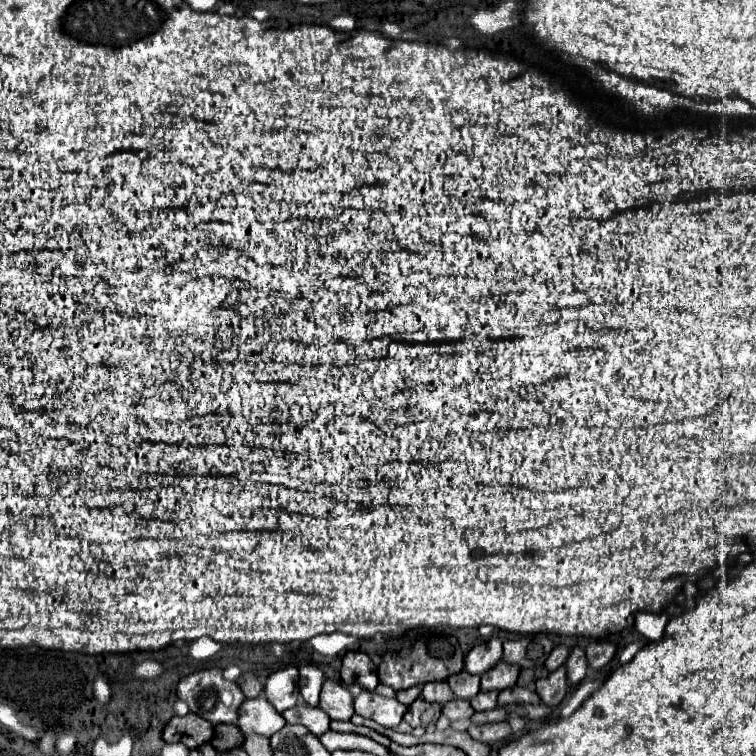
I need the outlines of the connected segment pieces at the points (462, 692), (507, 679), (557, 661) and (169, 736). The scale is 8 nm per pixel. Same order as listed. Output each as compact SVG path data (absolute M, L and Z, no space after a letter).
M461 670L459 674L449 676L447 682L449 682L449 686L451 686L451 690L453 690L453 694L457 698L469 700L479 692L479 676L473 676L473 674L465 672L465 670Z
M499 660L495 664L495 668L491 668L489 672L485 672L481 676L481 690L505 690L515 686L515 680L519 676L519 668L517 664L505 664L505 660Z
M565 644L555 646L555 648L553 648L553 652L551 652L551 654L547 656L547 660L545 660L547 670L557 670L557 668L567 660L567 656L569 656L569 648L567 648Z
M195 714L175 716L163 730L165 742L183 742L189 750L209 742L211 738L213 738L213 724Z

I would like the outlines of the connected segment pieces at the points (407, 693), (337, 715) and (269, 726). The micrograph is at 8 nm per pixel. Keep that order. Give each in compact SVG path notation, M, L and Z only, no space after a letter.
M413 686L413 688L407 688L407 690L399 690L399 692L397 692L397 700L399 700L401 704L409 706L415 698L419 698L419 694L421 694L421 686Z
M325 680L319 706L331 716L331 720L351 720L353 716L351 692L333 680Z
M259 696L241 704L237 726L243 734L261 734L271 738L285 726L285 718L265 698Z

